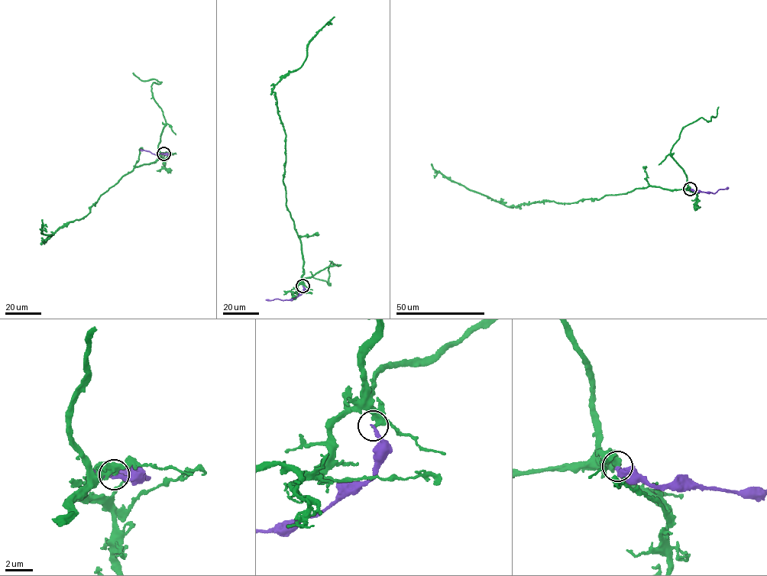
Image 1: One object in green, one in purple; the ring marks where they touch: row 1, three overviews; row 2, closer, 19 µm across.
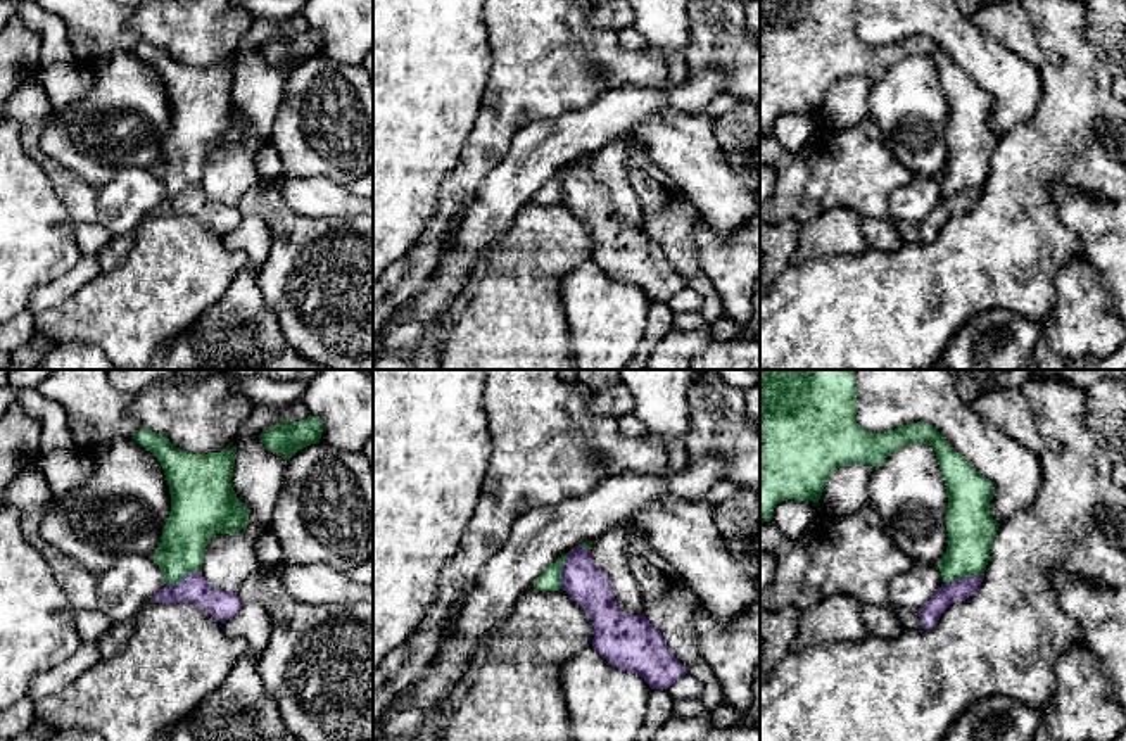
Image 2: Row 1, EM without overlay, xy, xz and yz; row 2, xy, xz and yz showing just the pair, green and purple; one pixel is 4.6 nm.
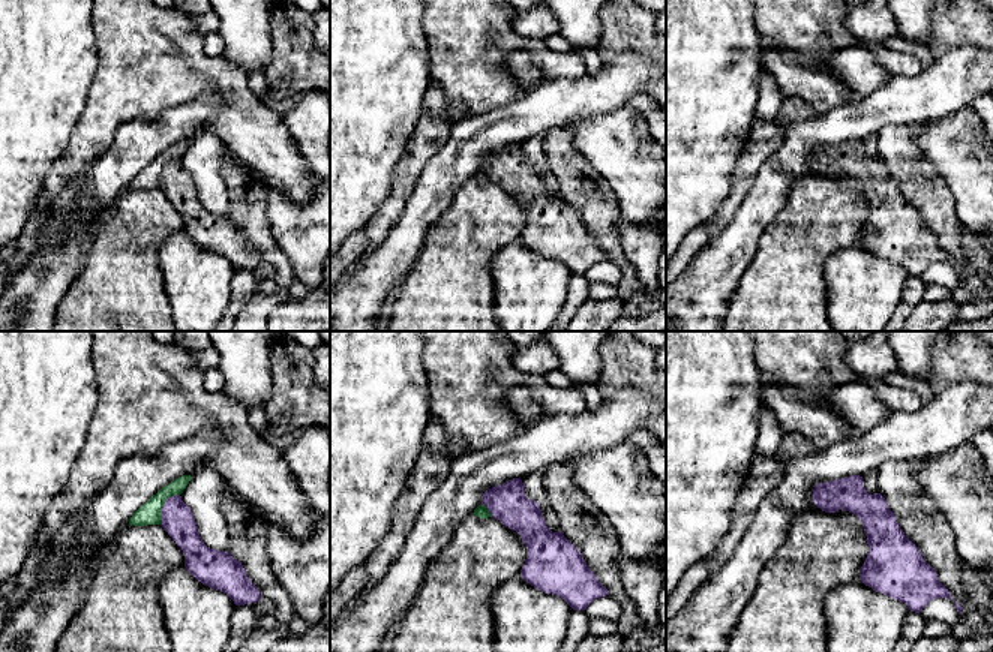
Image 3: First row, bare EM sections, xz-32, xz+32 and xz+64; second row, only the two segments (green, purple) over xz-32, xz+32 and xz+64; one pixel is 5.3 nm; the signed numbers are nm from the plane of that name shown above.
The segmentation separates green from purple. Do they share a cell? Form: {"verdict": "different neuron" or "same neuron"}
{"verdict": "different neuron"}

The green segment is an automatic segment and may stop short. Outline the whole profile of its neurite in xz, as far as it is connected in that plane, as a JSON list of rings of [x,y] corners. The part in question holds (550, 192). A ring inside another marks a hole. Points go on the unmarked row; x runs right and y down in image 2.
[[[570,166],[558,171],[553,178],[549,178],[534,195],[532,200],[539,204],[560,204],[561,202],[561,185],[565,173]]]

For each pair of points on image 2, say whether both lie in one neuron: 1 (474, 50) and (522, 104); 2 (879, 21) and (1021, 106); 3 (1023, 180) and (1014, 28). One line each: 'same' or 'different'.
1: different
2: same
3: different

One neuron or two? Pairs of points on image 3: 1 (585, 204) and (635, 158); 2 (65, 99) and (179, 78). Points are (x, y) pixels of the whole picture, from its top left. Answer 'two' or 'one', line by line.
1: two
2: two

